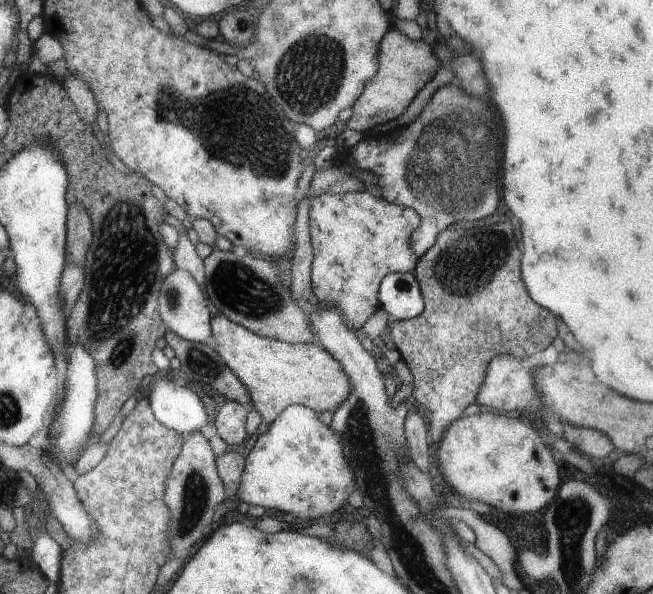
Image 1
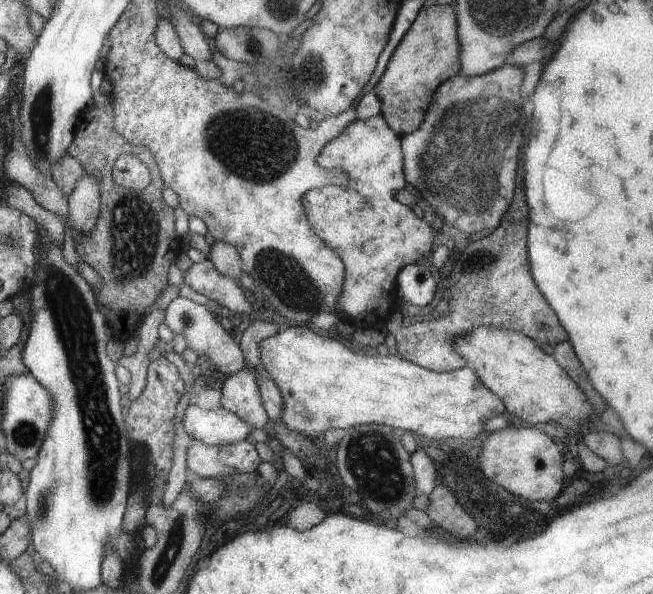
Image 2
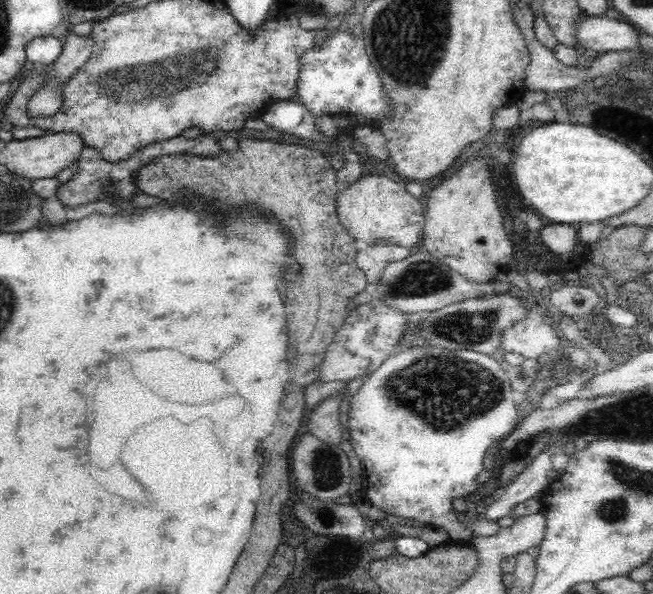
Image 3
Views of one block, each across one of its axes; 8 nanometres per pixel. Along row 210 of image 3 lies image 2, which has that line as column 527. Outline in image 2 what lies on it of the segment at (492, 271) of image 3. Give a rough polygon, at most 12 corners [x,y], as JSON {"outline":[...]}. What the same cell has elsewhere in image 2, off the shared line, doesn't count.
{"outline":[[534,426],[480,444],[481,470],[525,500],[554,500],[561,452]]}

